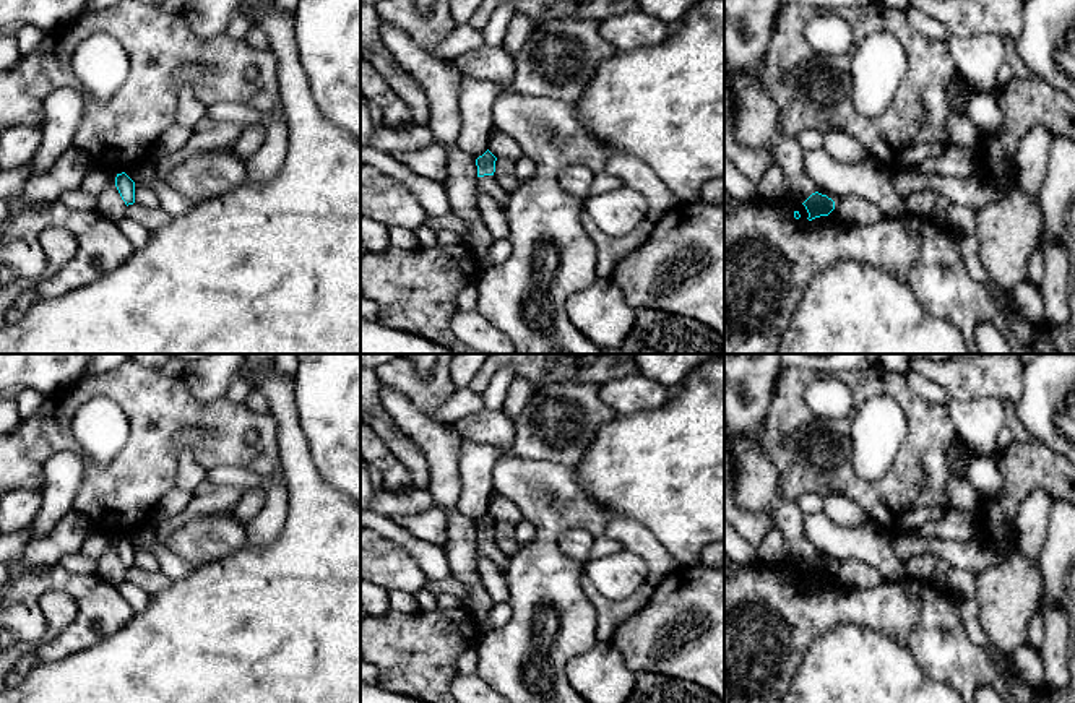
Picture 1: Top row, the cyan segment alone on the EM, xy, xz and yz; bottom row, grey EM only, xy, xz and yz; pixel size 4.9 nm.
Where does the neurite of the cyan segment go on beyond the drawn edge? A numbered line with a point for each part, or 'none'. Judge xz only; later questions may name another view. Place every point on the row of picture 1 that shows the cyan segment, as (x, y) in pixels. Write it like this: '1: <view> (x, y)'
1: xz (489, 185)

